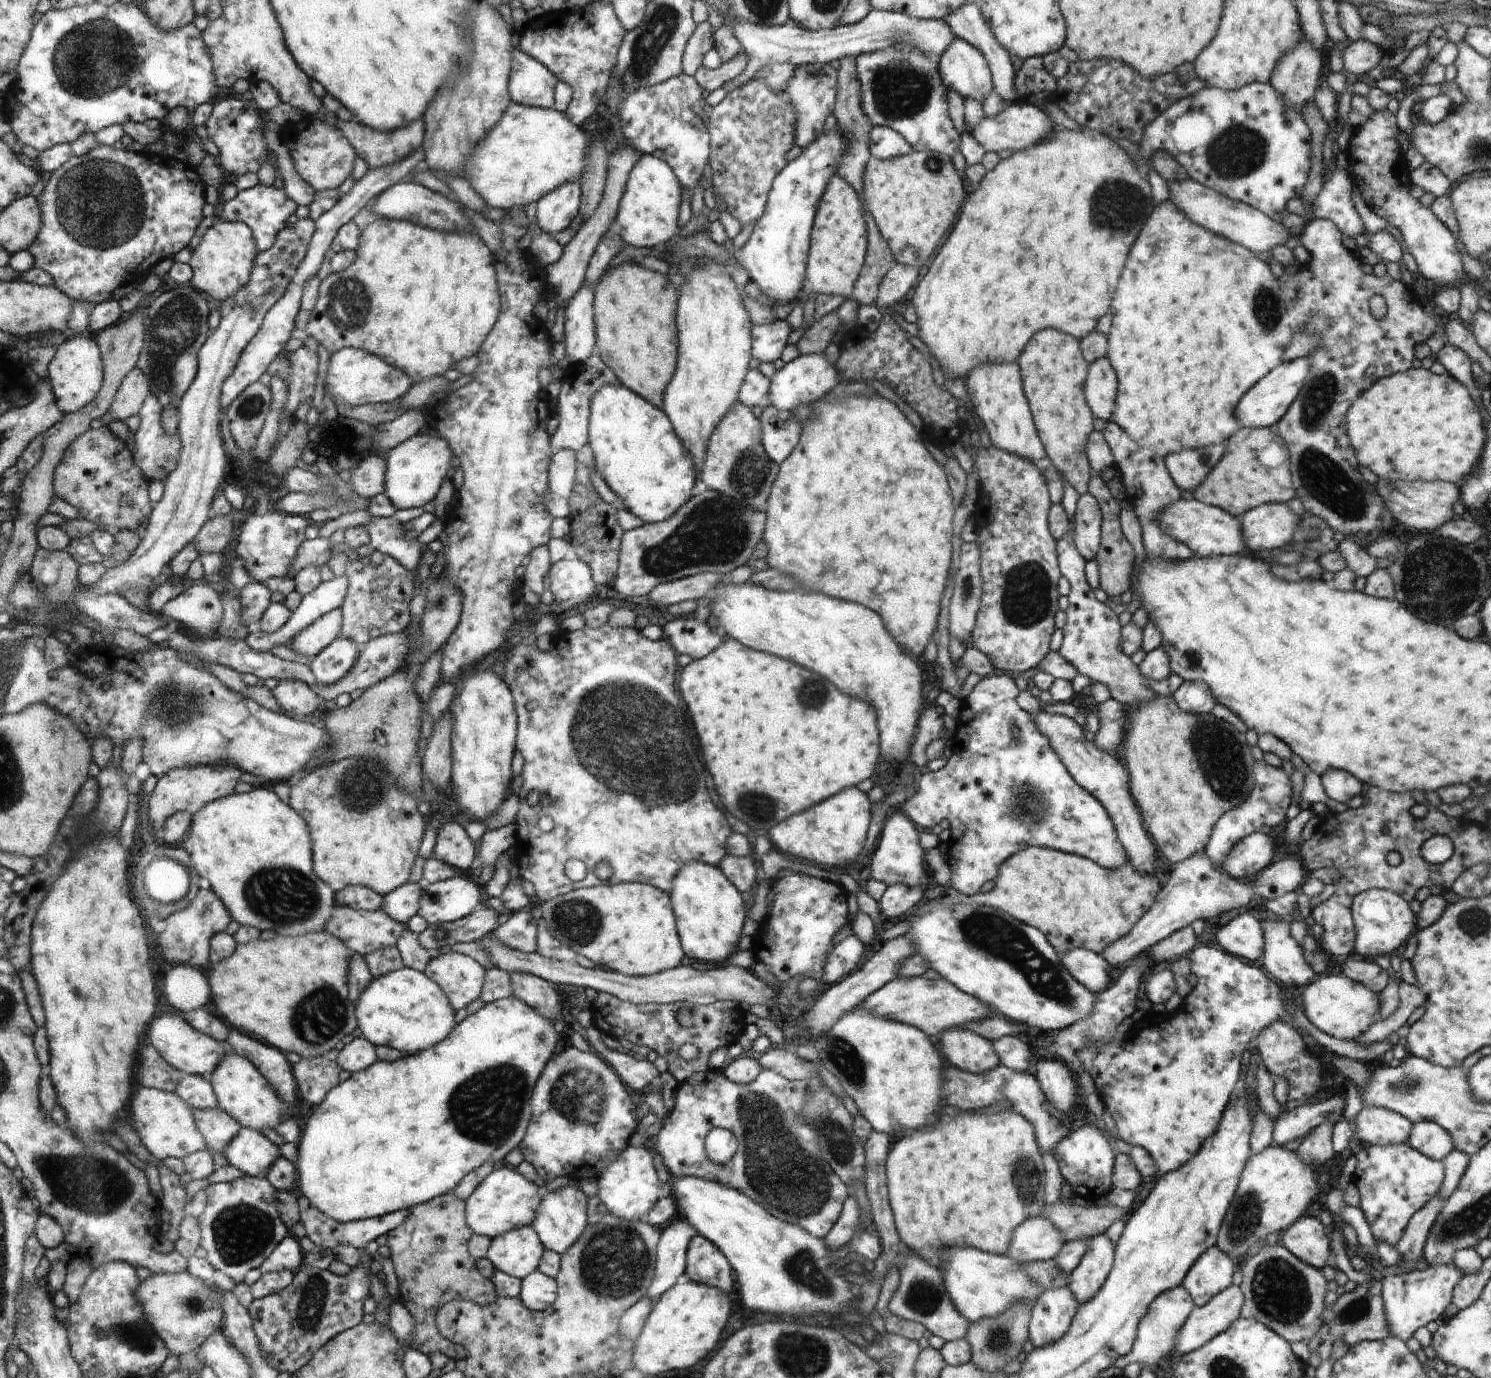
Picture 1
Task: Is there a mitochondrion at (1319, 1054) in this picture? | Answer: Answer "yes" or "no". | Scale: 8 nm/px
no

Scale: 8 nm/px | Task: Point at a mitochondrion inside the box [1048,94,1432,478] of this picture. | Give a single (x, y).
(1238, 150)

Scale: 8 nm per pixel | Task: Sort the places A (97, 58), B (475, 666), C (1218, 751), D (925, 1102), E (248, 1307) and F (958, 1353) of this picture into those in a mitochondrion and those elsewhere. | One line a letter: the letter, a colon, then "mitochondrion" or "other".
A: mitochondrion
B: other
C: mitochondrion
D: other
E: other
F: other

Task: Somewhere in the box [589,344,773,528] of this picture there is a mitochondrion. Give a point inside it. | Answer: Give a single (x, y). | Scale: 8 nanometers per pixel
(747, 474)

